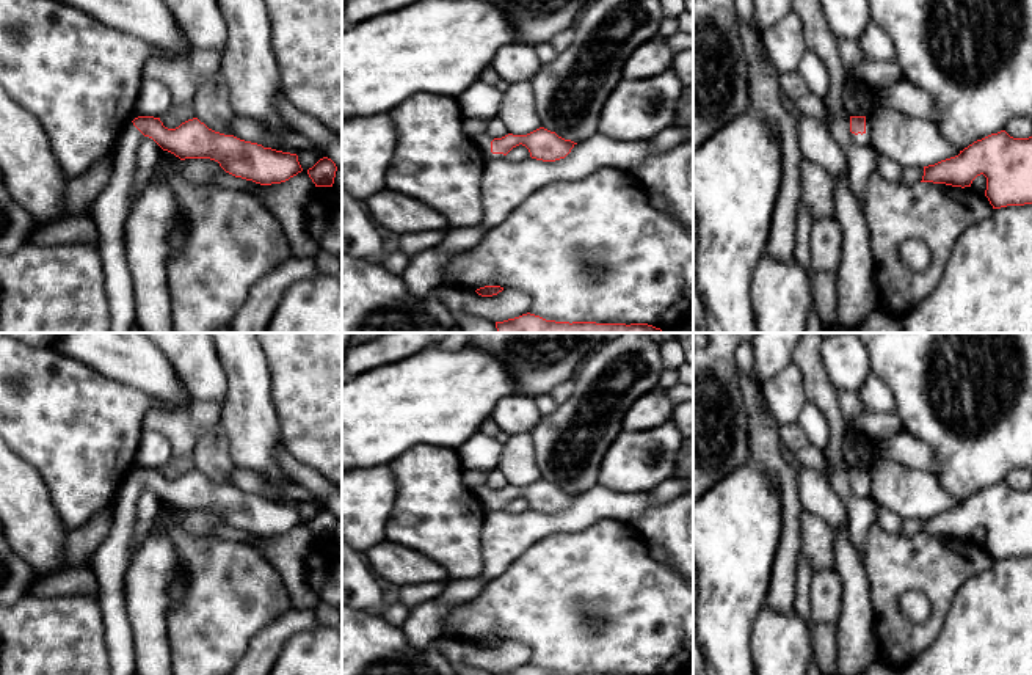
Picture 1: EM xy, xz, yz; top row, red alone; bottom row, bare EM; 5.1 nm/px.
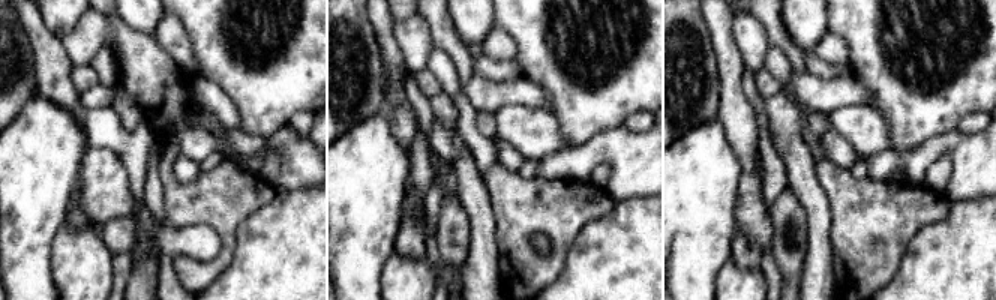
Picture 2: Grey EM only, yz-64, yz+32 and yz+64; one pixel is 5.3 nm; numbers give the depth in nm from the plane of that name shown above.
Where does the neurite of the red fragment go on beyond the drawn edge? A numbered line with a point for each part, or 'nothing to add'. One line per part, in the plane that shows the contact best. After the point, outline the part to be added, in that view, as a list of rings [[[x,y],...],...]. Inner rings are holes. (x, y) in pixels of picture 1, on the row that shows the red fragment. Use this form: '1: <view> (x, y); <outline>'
1: yz (864, 138); [[[866,118],[866,132],[861,135],[855,135],[850,132],[850,140],[855,143],[855,144],[859,144],[859,146],[866,146],[866,144],[870,144],[870,122],[869,122],[869,118]]]

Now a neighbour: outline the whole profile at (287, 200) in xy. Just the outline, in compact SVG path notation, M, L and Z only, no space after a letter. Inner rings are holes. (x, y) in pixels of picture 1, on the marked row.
M317 149L301 151L298 162L301 173L281 184L259 185L253 196L276 217L289 237L292 253L314 259L320 248L304 229L303 213L315 188L307 170L318 162Z

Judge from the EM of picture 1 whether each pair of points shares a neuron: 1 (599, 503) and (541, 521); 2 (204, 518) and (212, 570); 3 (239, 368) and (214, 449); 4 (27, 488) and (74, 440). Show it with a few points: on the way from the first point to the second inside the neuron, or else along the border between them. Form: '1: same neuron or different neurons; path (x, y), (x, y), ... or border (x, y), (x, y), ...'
1: same neuron; path (585, 509), (571, 520), (555, 521)
2: different neurons; border (178, 520), (193, 536), (217, 537)
3: different neurons; border (220, 419), (229, 441), (231, 459)
4: different neurons; border (16, 452), (38, 473), (57, 509)

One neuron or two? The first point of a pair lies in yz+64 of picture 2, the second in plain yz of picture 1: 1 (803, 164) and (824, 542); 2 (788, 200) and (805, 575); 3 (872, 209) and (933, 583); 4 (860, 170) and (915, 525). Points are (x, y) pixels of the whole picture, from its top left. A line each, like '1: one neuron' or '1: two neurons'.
1: two neurons
2: two neurons
3: one neuron
4: one neuron

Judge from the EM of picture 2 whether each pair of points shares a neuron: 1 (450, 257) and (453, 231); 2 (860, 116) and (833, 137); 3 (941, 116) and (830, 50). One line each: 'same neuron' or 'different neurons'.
1: same neuron
2: different neurons
3: different neurons

